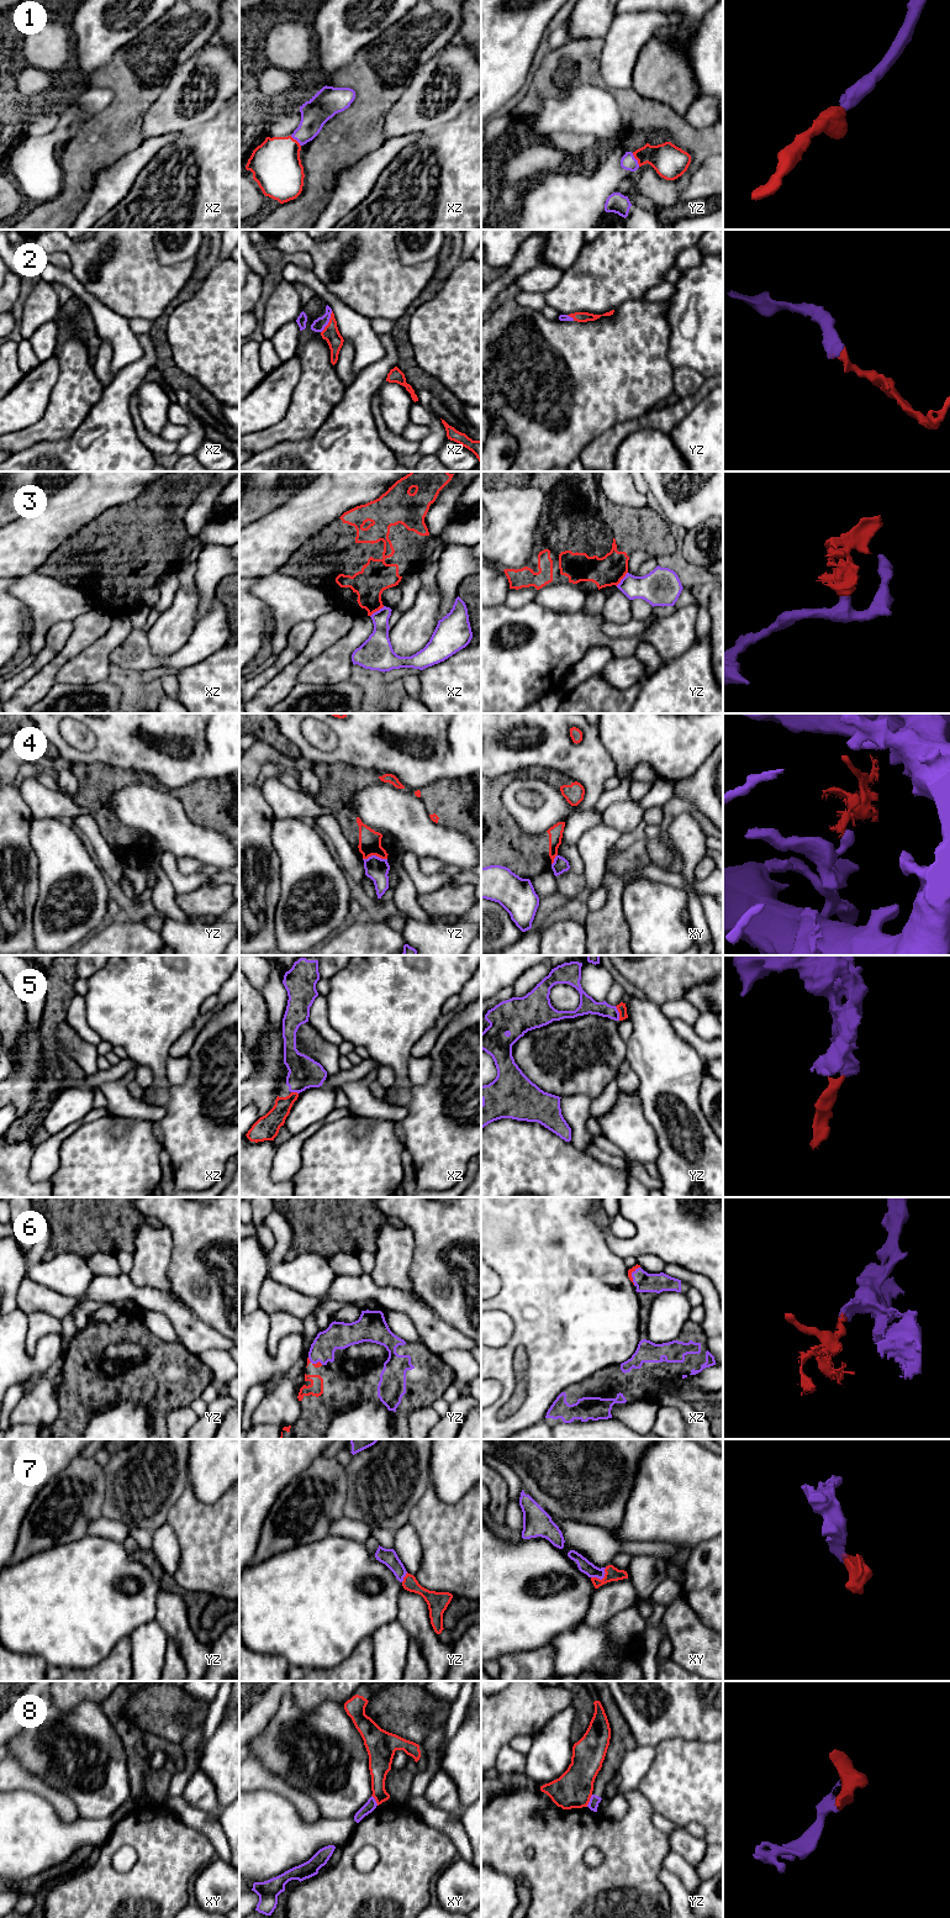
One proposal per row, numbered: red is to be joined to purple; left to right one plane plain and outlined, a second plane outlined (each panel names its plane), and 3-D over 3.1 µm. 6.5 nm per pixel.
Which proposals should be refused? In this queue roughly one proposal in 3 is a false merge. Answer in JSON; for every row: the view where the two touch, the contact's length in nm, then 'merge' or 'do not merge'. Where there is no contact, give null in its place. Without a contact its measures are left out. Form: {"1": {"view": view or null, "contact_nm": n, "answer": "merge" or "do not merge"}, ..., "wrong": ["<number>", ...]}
{"1": {"view": "yz", "contact_nm": 100, "answer": "merge"}, "2": {"view": "xz", "contact_nm": 160, "answer": "merge"}, "3": {"view": "xz", "contact_nm": 120, "answer": "do not merge"}, "4": {"view": "yz", "contact_nm": 160, "answer": "do not merge"}, "5": {"view": "yz", "contact_nm": 100, "answer": "merge"}, "6": {"view": "xz", "contact_nm": 130, "answer": "merge"}, "7": {"view": "xy", "contact_nm": 120, "answer": "merge"}, "8": {"view": "yz", "contact_nm": 90, "answer": "do not merge"}, "wrong": ["3", "4", "8"]}

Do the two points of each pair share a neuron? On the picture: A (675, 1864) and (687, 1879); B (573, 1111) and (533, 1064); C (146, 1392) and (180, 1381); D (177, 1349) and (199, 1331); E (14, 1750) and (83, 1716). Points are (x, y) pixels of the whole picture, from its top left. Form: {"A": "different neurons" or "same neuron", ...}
{"A": "same neuron", "B": "different neurons", "C": "same neuron", "D": "different neurons", "E": "same neuron"}

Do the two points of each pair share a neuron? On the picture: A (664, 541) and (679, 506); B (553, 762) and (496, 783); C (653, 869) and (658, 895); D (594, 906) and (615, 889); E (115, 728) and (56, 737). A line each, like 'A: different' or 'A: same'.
A: different
B: different
C: different
D: different
E: same

